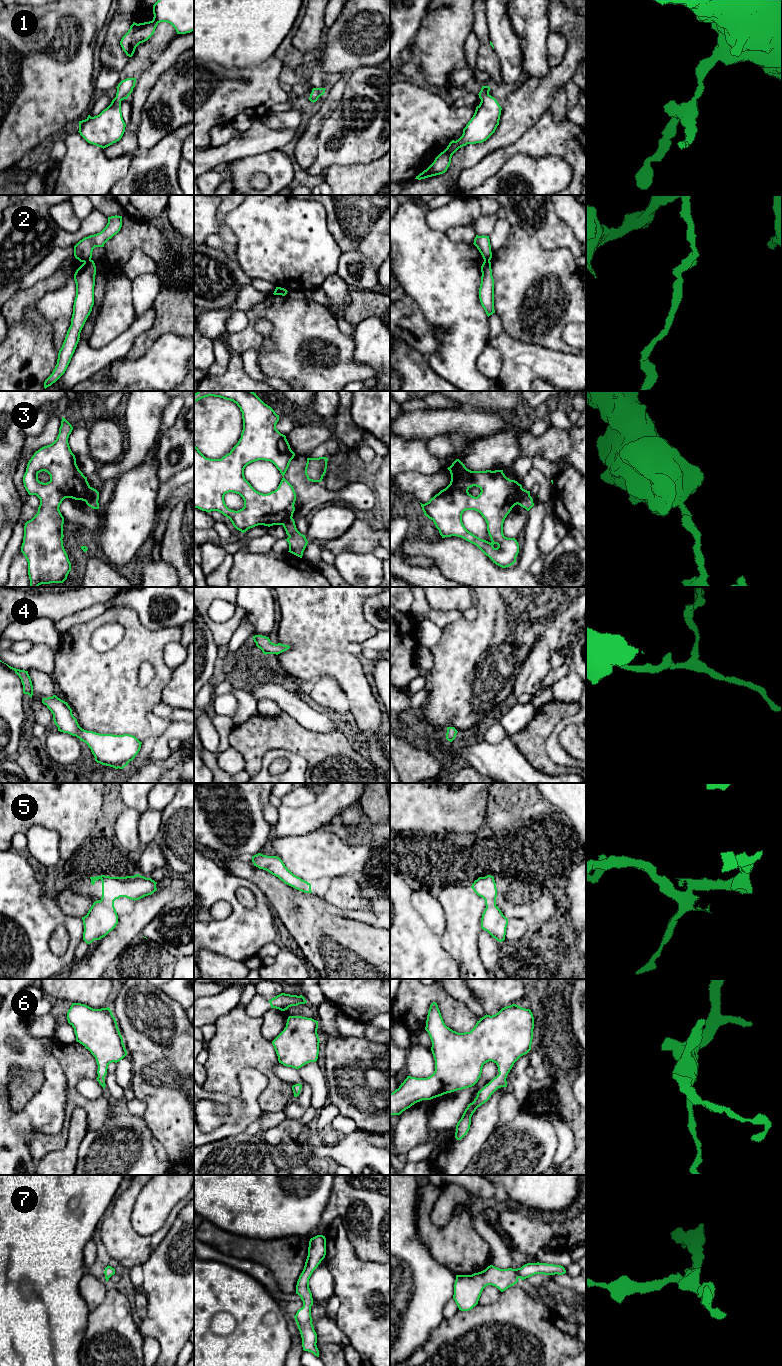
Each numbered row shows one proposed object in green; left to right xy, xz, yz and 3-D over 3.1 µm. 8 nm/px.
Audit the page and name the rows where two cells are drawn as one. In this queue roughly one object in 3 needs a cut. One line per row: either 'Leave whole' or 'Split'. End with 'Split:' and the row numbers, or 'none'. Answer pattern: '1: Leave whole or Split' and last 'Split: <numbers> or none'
1: Leave whole
2: Split
3: Split
4: Leave whole
5: Split
6: Leave whole
7: Leave whole
Split: 2, 3, 5

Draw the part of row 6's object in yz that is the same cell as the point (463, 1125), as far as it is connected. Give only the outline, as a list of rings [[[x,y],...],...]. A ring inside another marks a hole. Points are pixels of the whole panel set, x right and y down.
[[[436,1002],[430,1005],[425,1030],[428,1032],[435,1060],[435,1071],[427,1078],[407,1076],[394,1092],[390,1093],[390,1116],[400,1115],[422,1100],[433,1098],[474,1086],[481,1077],[483,1065],[489,1061],[498,1067],[499,1074],[478,1091],[476,1098],[465,1109],[456,1125],[455,1138],[461,1140],[469,1131],[471,1117],[478,1107],[487,1102],[501,1087],[507,1087],[507,1075],[514,1063],[531,1050],[534,1017],[530,1009],[516,1004],[502,1008],[495,1015],[485,1015],[470,1032],[458,1033],[447,1027]]]

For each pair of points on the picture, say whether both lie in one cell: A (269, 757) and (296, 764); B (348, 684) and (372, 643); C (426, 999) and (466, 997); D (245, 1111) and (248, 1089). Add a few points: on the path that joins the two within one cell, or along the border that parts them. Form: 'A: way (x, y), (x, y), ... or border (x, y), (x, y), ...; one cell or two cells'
A: way (276, 754), (286, 754), (289, 757); one cell
B: border (377, 630), (374, 635), (361, 643); two cells
C: border (443, 989), (455, 999), (463, 1002), (472, 1013); two cells
D: way (245, 1106), (248, 1094); one cell

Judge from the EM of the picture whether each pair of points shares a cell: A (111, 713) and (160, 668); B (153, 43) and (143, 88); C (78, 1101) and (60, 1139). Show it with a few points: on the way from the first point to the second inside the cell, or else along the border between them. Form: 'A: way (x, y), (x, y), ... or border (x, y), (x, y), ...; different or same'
A: way (126, 704), (139, 701), (157, 683); same
B: border (151, 61), (147, 65); different
C: way (69, 1110), (65, 1129); same

